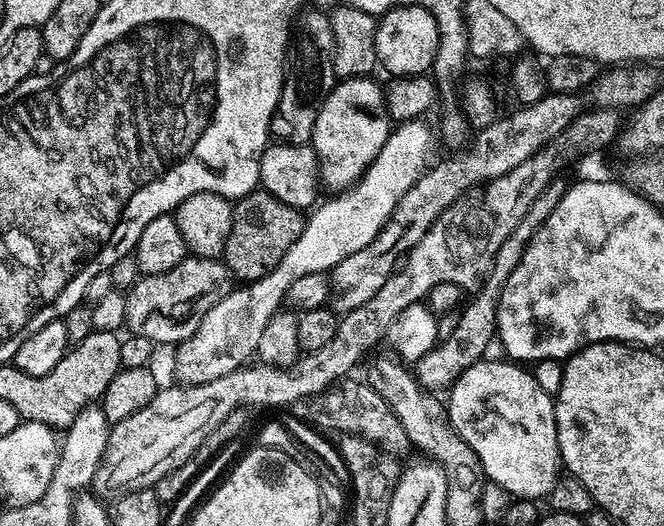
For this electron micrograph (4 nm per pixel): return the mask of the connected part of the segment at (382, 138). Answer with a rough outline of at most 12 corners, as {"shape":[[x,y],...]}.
{"shape":[[344,78],[311,146],[320,182],[352,188],[387,141],[384,88]]}

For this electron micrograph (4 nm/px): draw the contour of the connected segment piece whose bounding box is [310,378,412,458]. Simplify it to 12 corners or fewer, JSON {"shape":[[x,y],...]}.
{"shape":[[369,383],[311,397],[313,422],[397,458],[412,447]]}

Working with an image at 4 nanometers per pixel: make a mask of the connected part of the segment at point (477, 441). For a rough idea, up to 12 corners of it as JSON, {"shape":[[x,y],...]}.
{"shape":[[483,358],[448,422],[513,498],[562,476],[553,397],[527,367]]}

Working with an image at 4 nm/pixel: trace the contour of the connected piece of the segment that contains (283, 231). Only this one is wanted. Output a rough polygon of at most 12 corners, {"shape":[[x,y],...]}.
{"shape":[[263,190],[235,201],[222,257],[266,276],[302,234],[301,209]]}

